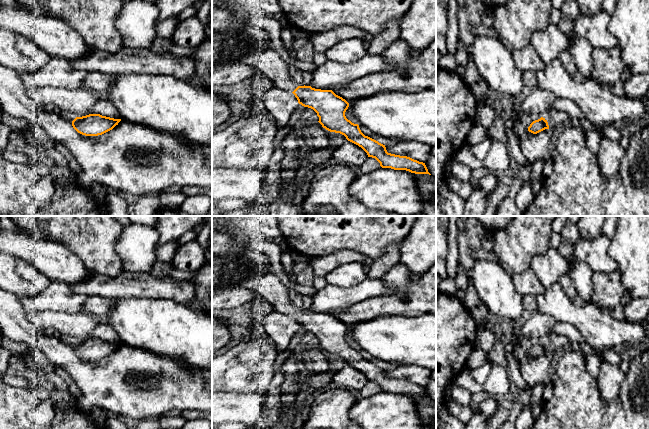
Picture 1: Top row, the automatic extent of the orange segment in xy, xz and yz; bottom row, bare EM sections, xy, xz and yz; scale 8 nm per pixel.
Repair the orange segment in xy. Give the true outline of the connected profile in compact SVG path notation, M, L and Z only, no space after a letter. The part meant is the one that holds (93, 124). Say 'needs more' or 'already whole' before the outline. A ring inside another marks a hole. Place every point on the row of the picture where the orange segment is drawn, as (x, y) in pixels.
already whole; M89 114L76 117L72 121L73 128L85 136L98 136L112 130L121 119L114 119L100 114Z

